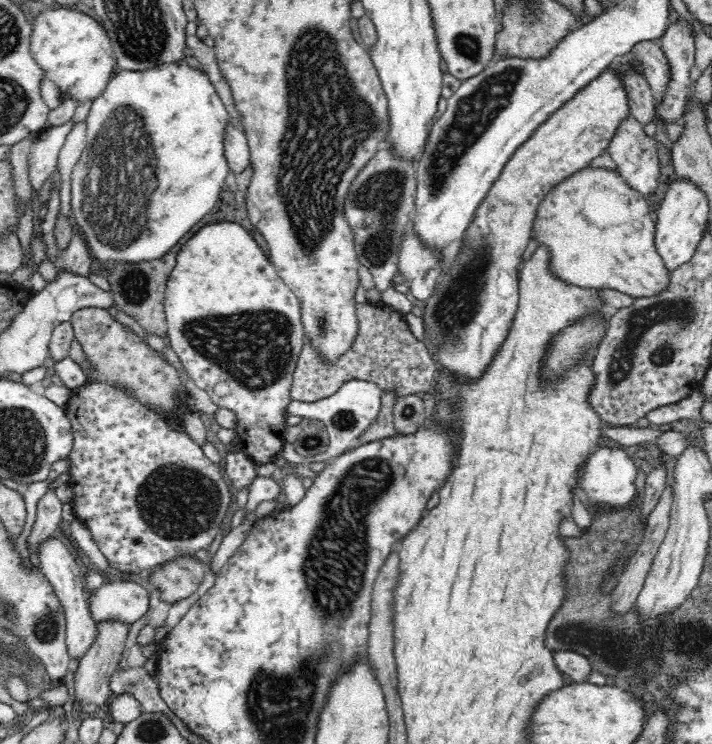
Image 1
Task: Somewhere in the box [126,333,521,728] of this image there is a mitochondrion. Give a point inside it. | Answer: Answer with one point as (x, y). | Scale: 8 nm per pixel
(175, 502)

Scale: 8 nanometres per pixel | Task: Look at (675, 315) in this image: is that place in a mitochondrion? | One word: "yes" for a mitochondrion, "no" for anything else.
yes

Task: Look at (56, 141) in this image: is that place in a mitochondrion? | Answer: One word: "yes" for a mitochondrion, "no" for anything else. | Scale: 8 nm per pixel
no

